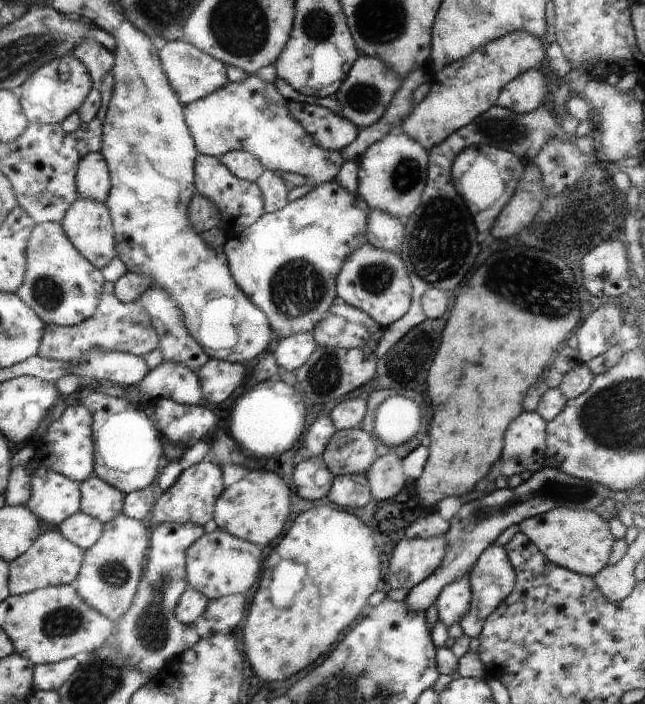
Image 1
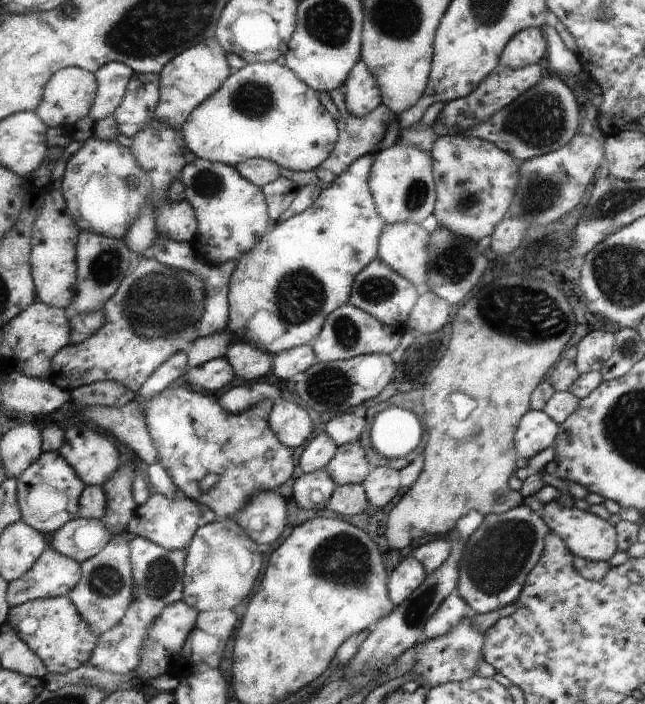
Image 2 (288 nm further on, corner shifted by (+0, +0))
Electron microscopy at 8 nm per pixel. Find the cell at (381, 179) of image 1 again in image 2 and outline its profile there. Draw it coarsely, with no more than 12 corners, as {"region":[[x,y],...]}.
{"region":[[401,142],[375,158],[385,224],[421,224],[439,202],[433,154]]}

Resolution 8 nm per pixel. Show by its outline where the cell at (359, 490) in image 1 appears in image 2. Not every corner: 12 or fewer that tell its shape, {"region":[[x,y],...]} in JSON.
{"region":[[365,484],[337,486],[329,510],[361,514],[371,506]]}

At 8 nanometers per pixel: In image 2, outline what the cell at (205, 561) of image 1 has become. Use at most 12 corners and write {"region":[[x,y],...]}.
{"region":[[239,522],[201,526],[187,548],[185,602],[245,600],[263,570]]}

